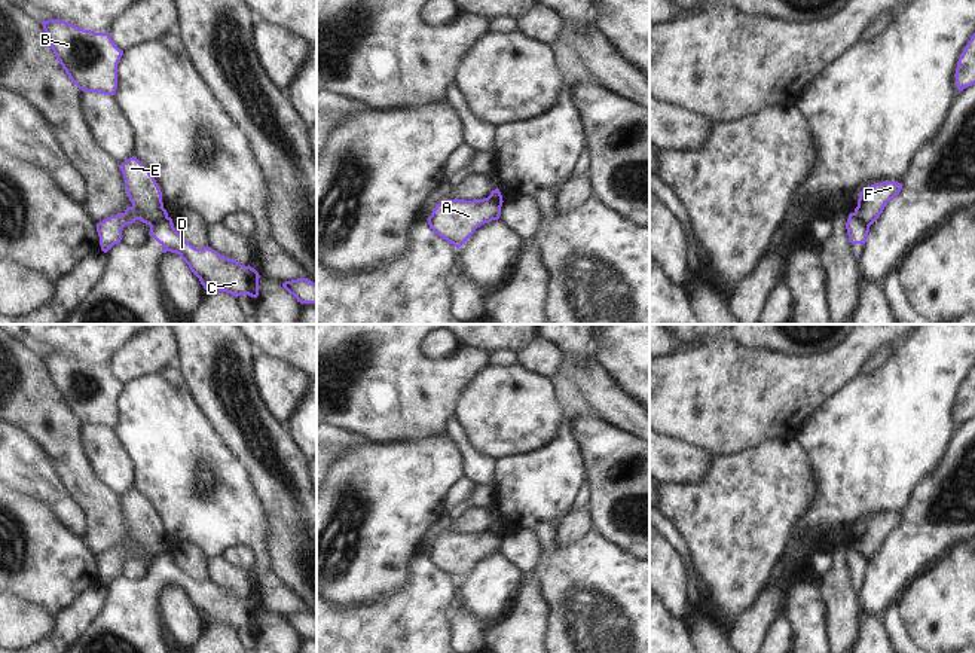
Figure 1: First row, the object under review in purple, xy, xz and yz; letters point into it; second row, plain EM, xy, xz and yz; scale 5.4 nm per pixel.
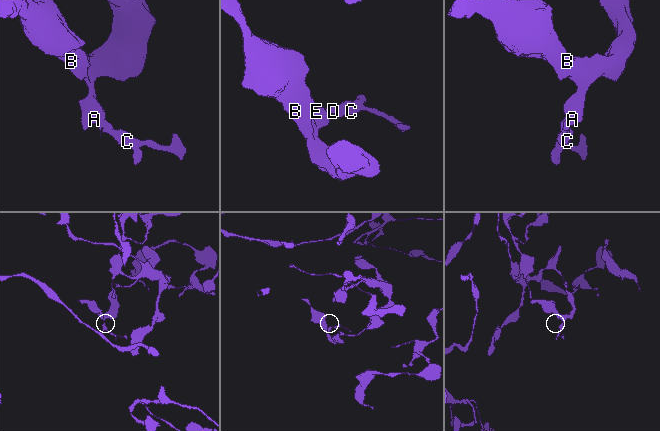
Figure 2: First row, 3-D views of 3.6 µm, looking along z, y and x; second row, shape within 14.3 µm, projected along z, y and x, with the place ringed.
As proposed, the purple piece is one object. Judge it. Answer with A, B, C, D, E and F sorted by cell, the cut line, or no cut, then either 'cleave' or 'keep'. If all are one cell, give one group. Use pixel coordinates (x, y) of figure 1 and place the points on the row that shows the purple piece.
A B E F / C D | xy (167, 216), (161, 217), (150, 228) | cleave

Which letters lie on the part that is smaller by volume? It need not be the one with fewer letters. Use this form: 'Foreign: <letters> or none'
Foreign: C, D

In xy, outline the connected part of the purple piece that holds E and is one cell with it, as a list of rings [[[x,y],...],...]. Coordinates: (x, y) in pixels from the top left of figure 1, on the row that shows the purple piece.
[[[135,156],[122,162],[119,168],[132,205],[123,213],[97,223],[100,245],[104,253],[120,242],[125,225],[140,220],[152,228],[159,219],[168,217],[161,189],[150,171]]]

